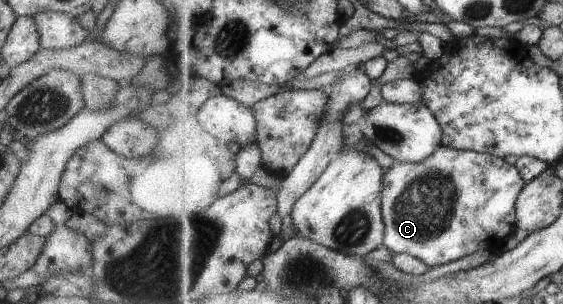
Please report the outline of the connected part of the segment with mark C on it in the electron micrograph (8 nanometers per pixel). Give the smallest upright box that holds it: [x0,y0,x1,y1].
[381,146,527,267]

